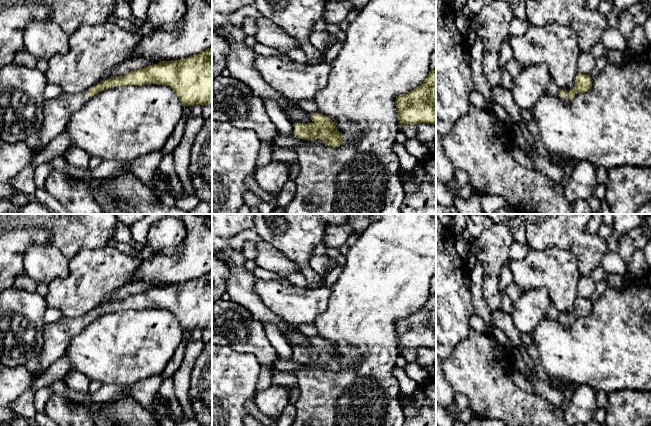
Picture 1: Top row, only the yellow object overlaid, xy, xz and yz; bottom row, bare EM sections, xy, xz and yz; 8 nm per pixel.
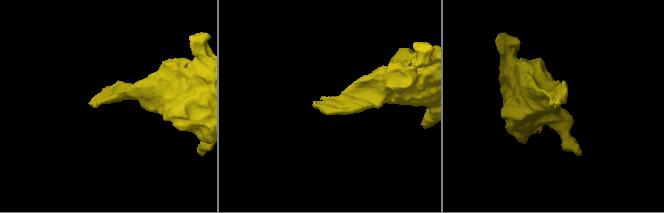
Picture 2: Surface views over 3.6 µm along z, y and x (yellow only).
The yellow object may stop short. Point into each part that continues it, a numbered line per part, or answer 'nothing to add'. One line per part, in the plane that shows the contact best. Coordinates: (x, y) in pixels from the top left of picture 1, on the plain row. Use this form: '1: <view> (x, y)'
1: yz (566, 324)

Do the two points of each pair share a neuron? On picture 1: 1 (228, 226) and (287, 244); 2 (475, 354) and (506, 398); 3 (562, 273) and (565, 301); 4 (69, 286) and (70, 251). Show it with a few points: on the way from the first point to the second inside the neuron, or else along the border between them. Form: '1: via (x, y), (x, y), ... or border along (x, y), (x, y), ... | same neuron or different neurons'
1: border along (255, 224), (253, 228) | different neurons
2: via (478, 365), (482, 374), (495, 387) | same neuron
3: via (562, 280), (563, 294) | same neuron
4: border along (92, 249), (81, 248), (69, 260) | different neurons

